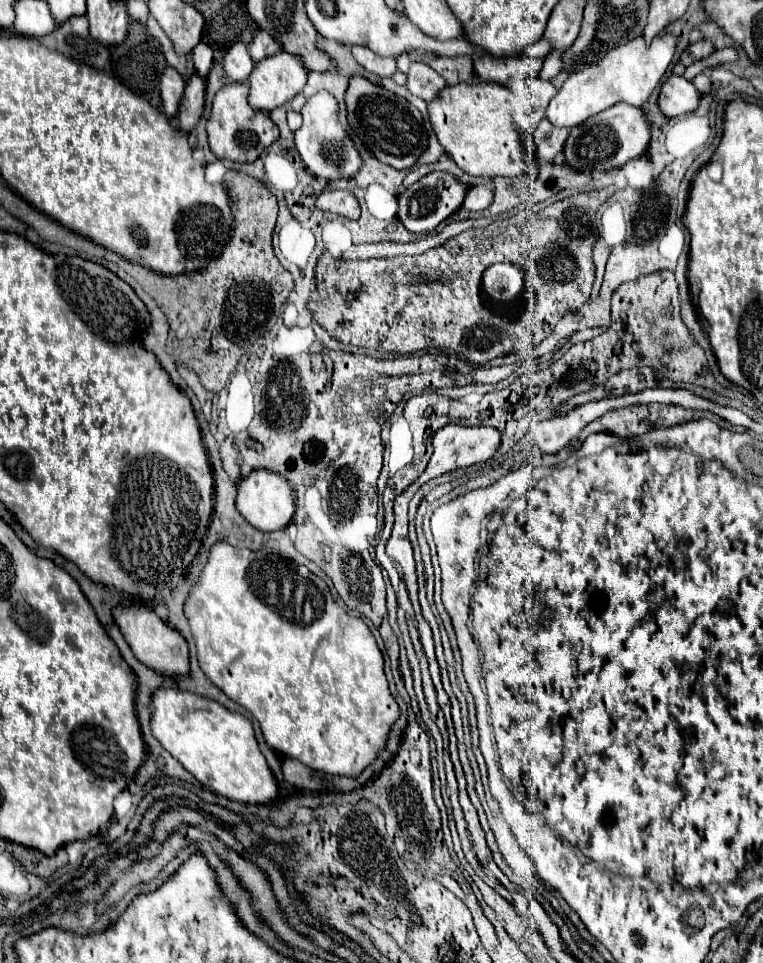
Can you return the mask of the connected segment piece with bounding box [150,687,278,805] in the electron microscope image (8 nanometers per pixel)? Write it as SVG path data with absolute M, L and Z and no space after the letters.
M162 687L152 697L150 727L162 747L214 793L252 805L268 805L278 799L278 783L258 749L252 723L244 715L194 693Z

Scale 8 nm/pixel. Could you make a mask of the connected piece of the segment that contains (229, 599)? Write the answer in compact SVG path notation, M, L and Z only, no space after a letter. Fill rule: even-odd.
M218 543L210 551L210 561L206 563L206 569L202 571L202 577L198 579L198 585L190 591L190 601L186 603L186 617L190 621L190 629L196 641L198 649L198 663L202 665L202 671L214 685L218 685L230 699L240 703L244 709L252 713L252 717L260 723L260 729L264 733L266 743L280 755L298 759L304 765L308 765L314 771L322 771L326 775L342 775L342 777L358 777L372 761L378 759L380 751L384 749L390 729L400 717L400 709L396 699L390 693L388 679L384 675L384 657L382 651L376 645L374 635L366 627L366 623L360 617L350 617L330 595L328 585L310 573L304 565L292 563L280 555L268 555L262 551L250 551L246 547L232 547L228 543Z

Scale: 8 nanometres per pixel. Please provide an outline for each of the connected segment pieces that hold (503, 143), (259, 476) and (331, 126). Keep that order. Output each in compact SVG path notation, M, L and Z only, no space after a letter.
M456 83L452 87L442 89L440 97L436 97L430 105L430 123L438 135L438 141L446 149L446 153L458 163L458 167L470 175L478 177L518 177L524 175L532 165L536 165L538 171L538 161L536 157L526 149L524 139L520 137L514 119L512 119L512 99L514 93L512 89L500 85L500 83Z
M256 469L250 471L246 477L242 477L242 481L238 483L238 497L236 497L238 511L246 517L246 521L250 521L250 525L262 531L284 529L294 517L294 507L296 507L294 501L296 501L294 487L286 481L286 477L282 477L276 471Z
M320 91L312 95L304 107L302 107L302 127L294 131L296 149L300 151L300 157L306 165L306 169L324 181L336 181L336 179L352 179L354 173L362 167L362 157L358 149L354 147L354 141L344 131L340 117L338 117L338 101L332 93Z

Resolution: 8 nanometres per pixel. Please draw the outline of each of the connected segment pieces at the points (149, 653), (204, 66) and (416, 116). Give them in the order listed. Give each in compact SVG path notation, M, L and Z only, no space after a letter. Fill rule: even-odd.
M116 607L114 619L118 621L118 627L122 635L126 637L134 657L138 657L138 661L142 661L144 665L150 665L150 669L158 671L160 675L168 675L168 677L188 677L190 675L188 643L176 629L172 629L166 621L162 621L152 609Z
M204 41L200 45L196 45L194 51L192 51L192 61L194 61L196 73L200 73L202 77L206 77L208 71L210 71L210 67L212 67L212 47L206 45Z
M364 77L350 79L346 91L346 107L348 107L348 121L352 129L360 135L362 143L368 147L374 157L392 165L394 169L408 169L414 167L418 157L428 147L428 131L424 127L422 113L404 97L398 97L384 87L366 81Z

